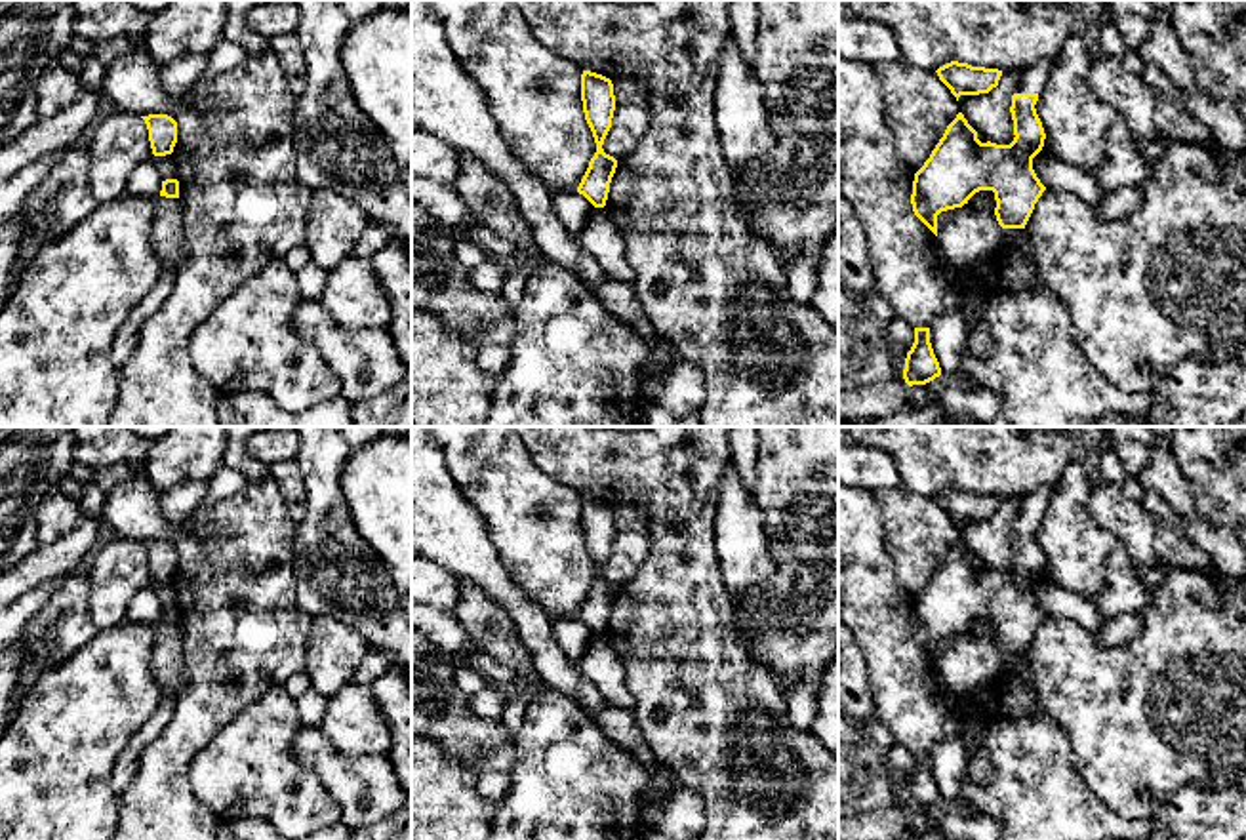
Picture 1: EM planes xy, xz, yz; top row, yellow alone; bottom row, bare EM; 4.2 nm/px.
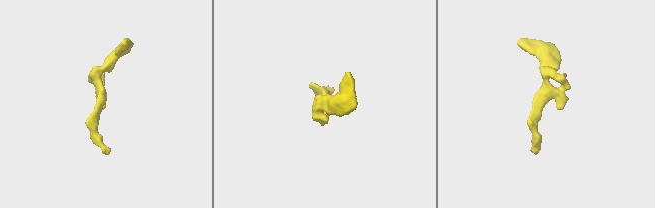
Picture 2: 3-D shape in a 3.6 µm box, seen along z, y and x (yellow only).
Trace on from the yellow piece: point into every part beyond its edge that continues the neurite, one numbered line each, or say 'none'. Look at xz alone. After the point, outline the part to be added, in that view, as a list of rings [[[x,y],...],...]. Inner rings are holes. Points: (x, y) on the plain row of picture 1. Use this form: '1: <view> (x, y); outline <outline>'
1: xz (601, 663); outline [[[606,632],[594,634],[579,661],[583,676],[596,684],[608,707],[633,712],[633,697],[627,691],[625,669]]]

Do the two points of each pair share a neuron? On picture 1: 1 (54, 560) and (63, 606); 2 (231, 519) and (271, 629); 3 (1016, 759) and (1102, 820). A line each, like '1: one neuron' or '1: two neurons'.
1: two neurons
2: one neuron
3: one neuron

